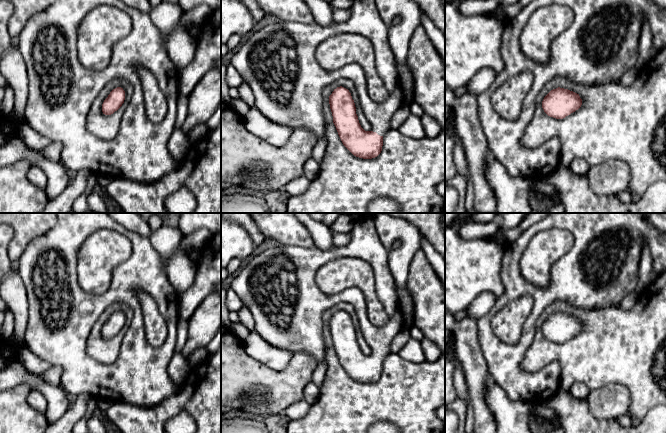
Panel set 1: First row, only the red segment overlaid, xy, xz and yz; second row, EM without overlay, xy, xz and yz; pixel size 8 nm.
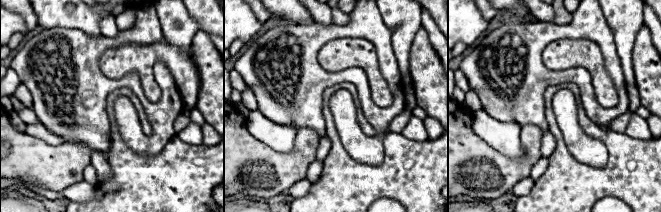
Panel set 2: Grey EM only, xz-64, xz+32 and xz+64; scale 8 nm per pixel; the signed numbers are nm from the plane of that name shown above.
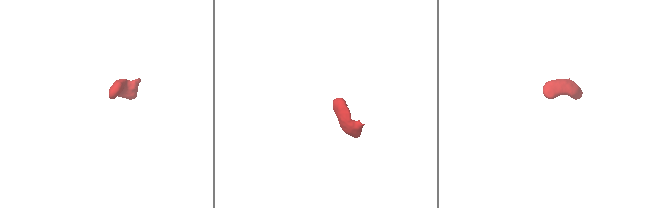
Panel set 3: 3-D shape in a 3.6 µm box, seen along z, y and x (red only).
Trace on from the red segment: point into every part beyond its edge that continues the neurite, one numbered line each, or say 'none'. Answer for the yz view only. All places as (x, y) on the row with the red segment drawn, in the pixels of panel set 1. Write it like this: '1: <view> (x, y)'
1: yz (628, 123)

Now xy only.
1: xy (105, 127)

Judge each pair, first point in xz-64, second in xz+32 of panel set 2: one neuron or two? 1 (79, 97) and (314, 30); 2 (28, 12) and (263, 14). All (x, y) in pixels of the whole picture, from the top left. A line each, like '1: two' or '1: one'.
1: one
2: one

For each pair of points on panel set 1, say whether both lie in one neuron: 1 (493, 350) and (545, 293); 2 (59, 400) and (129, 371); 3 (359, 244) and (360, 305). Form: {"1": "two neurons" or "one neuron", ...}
{"1": "one neuron", "2": "two neurons", "3": "one neuron"}

